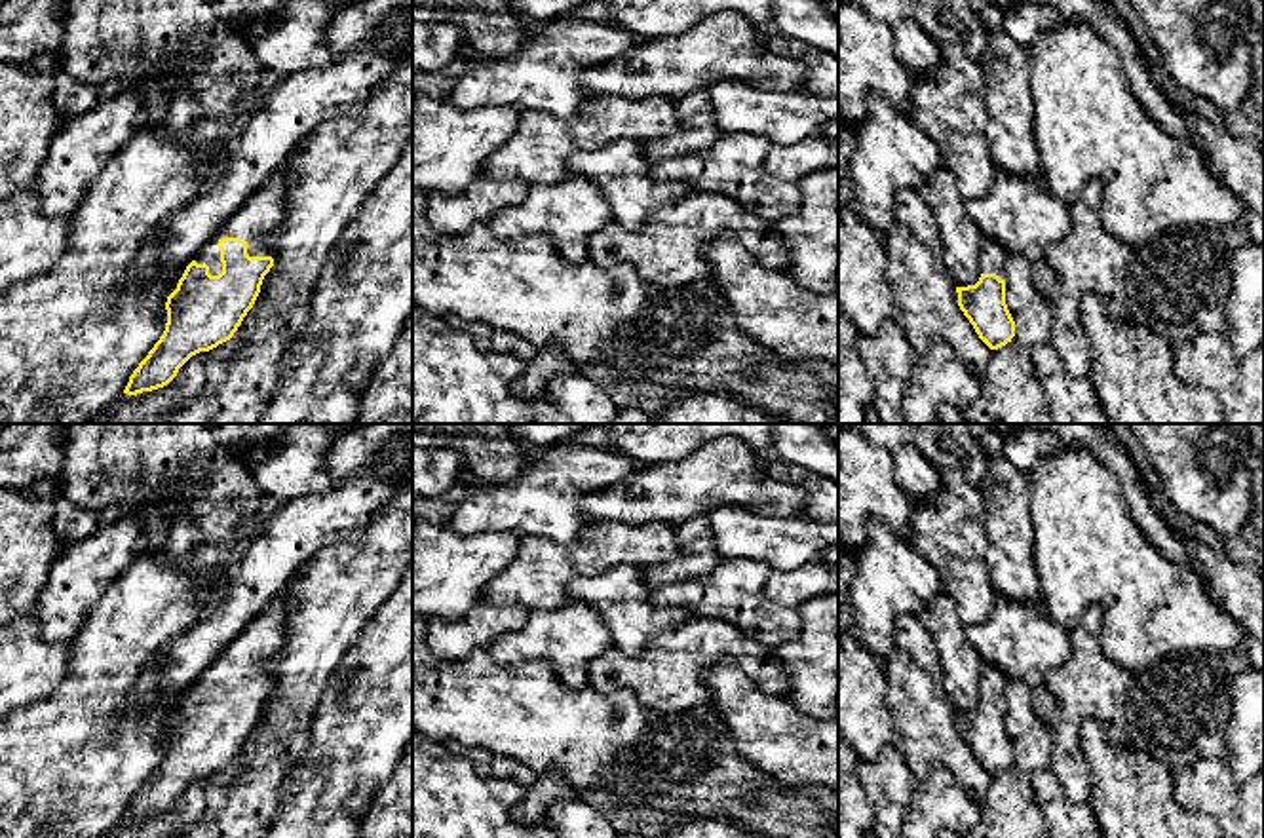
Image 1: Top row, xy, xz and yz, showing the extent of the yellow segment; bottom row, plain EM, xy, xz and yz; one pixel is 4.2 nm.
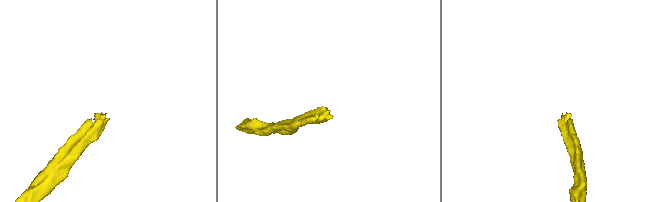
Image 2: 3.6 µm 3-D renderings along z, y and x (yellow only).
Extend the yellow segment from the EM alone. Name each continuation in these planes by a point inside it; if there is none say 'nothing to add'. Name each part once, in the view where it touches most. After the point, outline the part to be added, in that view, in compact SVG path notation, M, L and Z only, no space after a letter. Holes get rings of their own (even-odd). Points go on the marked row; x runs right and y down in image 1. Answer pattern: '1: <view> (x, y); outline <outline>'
1: xy (263, 215); outline M276 171L198 253L196 262L207 264L211 276L222 272L219 241L241 238L249 257L276 257L272 241L285 220L287 175Z

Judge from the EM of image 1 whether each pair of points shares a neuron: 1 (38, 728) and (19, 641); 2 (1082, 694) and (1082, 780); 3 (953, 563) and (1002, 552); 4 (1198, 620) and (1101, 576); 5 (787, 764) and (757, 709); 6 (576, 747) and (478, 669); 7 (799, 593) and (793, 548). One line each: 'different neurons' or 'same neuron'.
1: different neurons
2: same neuron
3: different neurons
4: same neuron
5: same neuron
6: same neuron
7: different neurons

